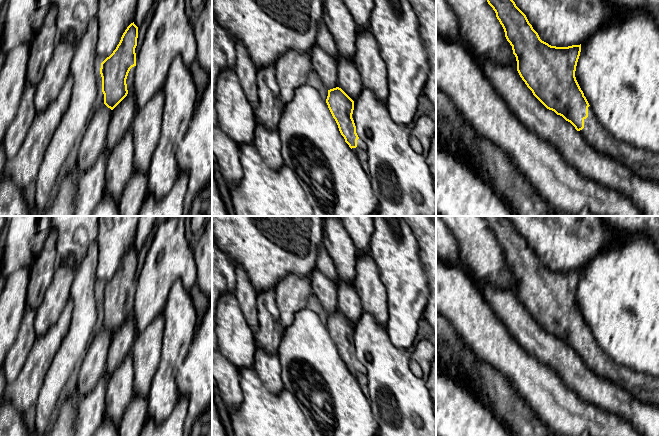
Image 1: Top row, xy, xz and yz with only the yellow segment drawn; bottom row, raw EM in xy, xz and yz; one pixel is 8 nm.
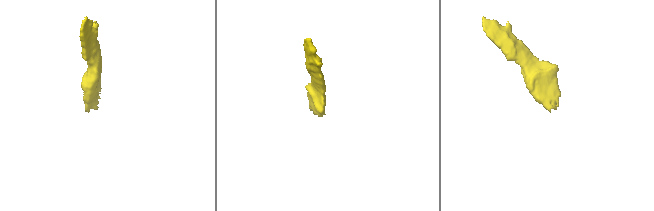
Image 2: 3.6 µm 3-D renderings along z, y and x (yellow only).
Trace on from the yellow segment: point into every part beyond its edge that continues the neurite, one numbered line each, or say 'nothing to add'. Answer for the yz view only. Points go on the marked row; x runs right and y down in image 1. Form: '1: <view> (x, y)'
1: yz (646, 164)

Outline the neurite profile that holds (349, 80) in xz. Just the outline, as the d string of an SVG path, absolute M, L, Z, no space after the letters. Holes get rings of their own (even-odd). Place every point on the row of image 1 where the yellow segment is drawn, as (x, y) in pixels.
M338 57L337 87L341 88L353 101L364 89L360 73L352 59Z

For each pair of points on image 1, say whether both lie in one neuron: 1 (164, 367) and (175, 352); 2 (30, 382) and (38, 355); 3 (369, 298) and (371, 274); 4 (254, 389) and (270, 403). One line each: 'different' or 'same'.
1: same
2: same
3: same
4: same

